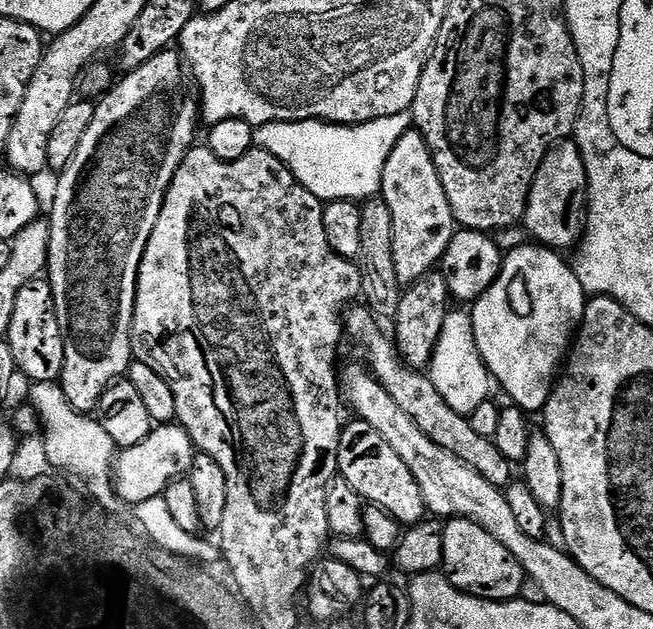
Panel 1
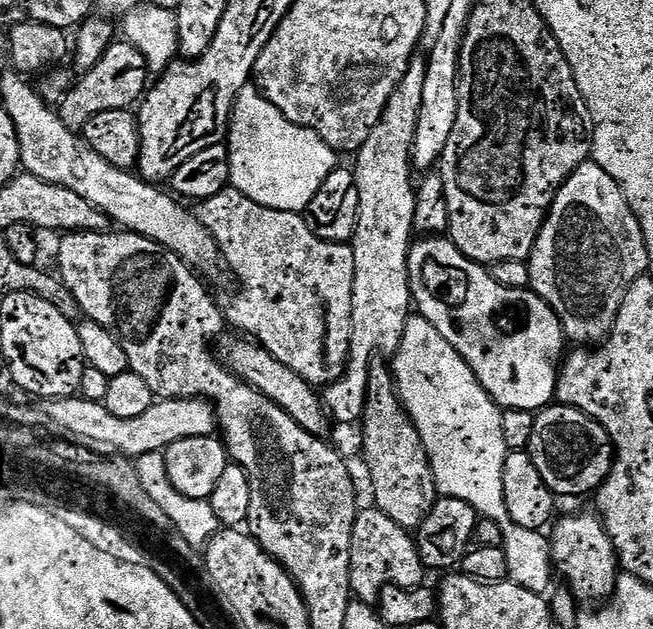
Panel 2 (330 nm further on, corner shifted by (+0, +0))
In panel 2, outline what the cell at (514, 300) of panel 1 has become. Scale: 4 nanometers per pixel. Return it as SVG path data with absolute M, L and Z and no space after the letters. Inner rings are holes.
M440 236L420 238L413 243L412 251L408 253L408 281L419 315L425 316L434 330L462 354L480 385L501 409L517 408L537 413L553 403L556 377L566 352L566 337L560 320L542 297L531 290L502 286L485 265L475 264L452 244L451 239Z

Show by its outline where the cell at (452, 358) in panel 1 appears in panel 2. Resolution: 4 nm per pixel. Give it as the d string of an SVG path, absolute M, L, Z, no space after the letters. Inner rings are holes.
M409 315L394 359L396 362L390 367L396 377L396 390L428 451L437 493L462 498L462 502L470 502L483 519L498 522L498 526L502 526L503 550L508 559L508 580L544 596L553 587L552 545L543 531L518 526L506 510L502 470L509 451L502 438L500 405L480 385L462 354L434 330L425 316Z

